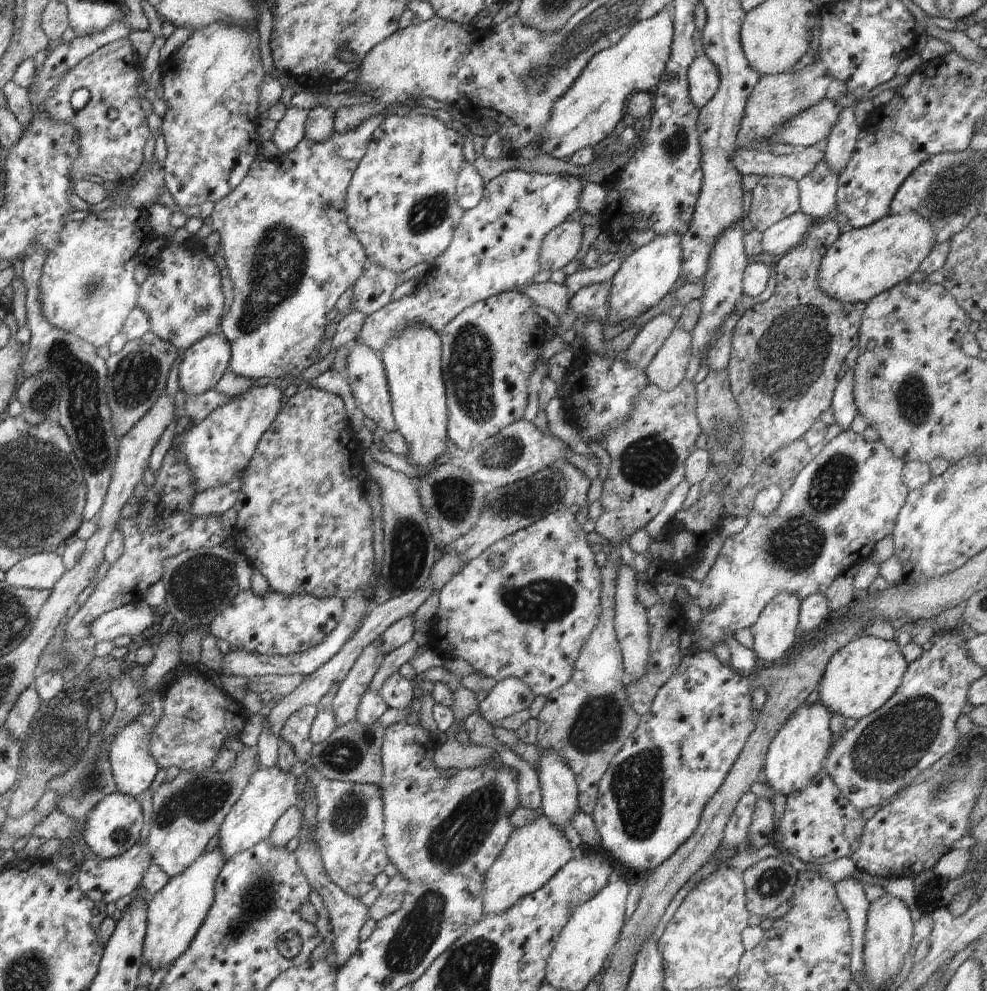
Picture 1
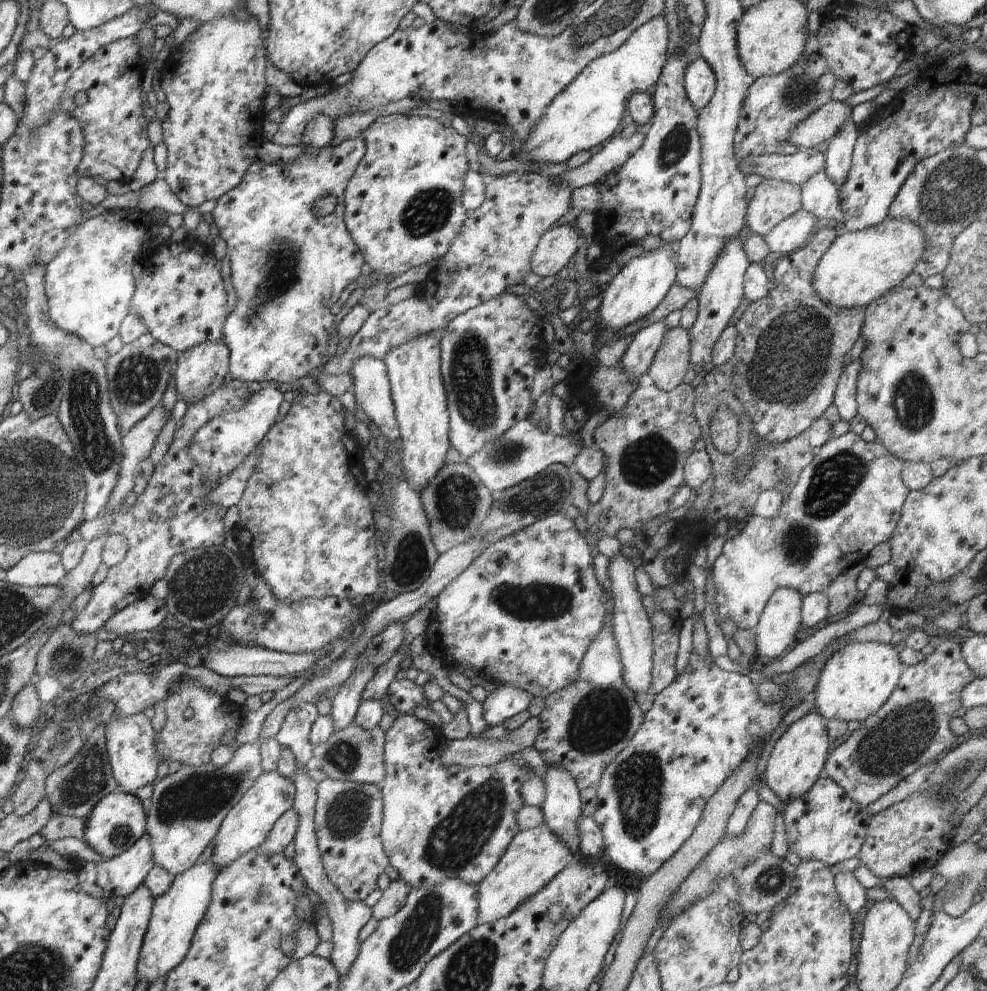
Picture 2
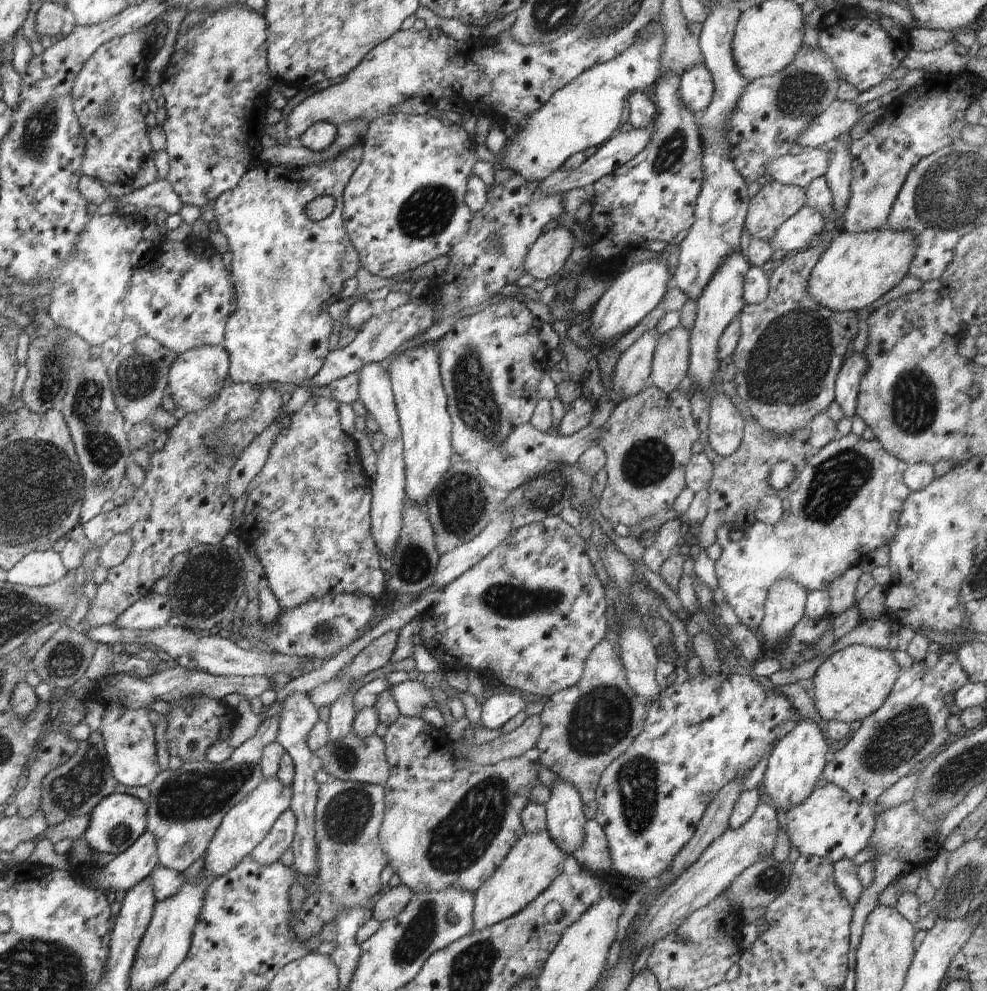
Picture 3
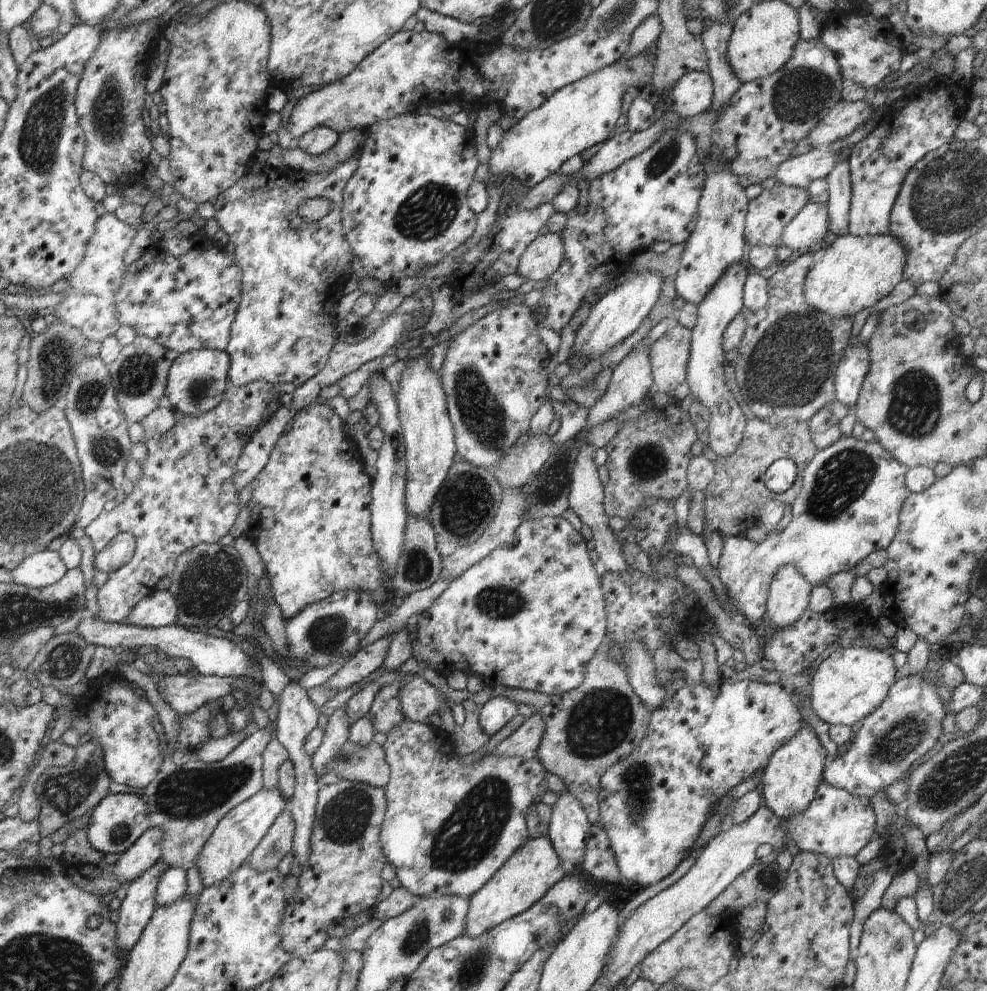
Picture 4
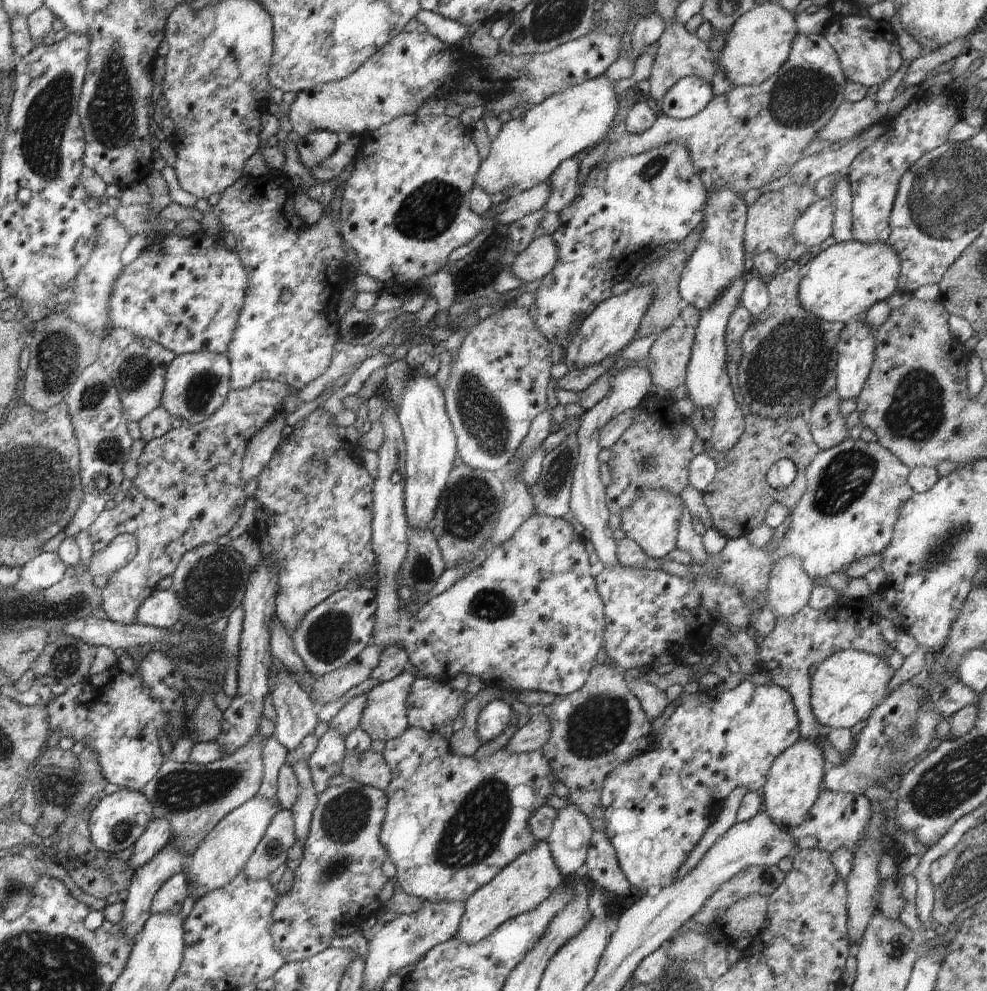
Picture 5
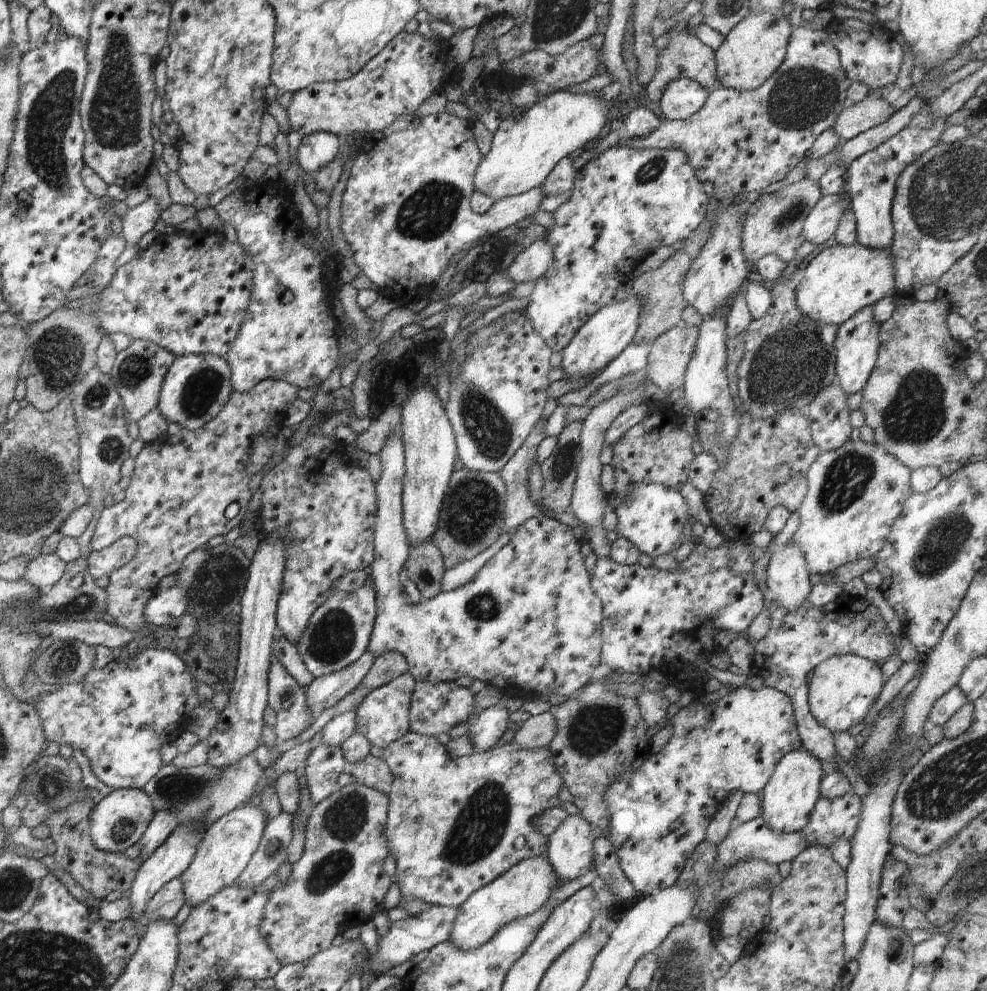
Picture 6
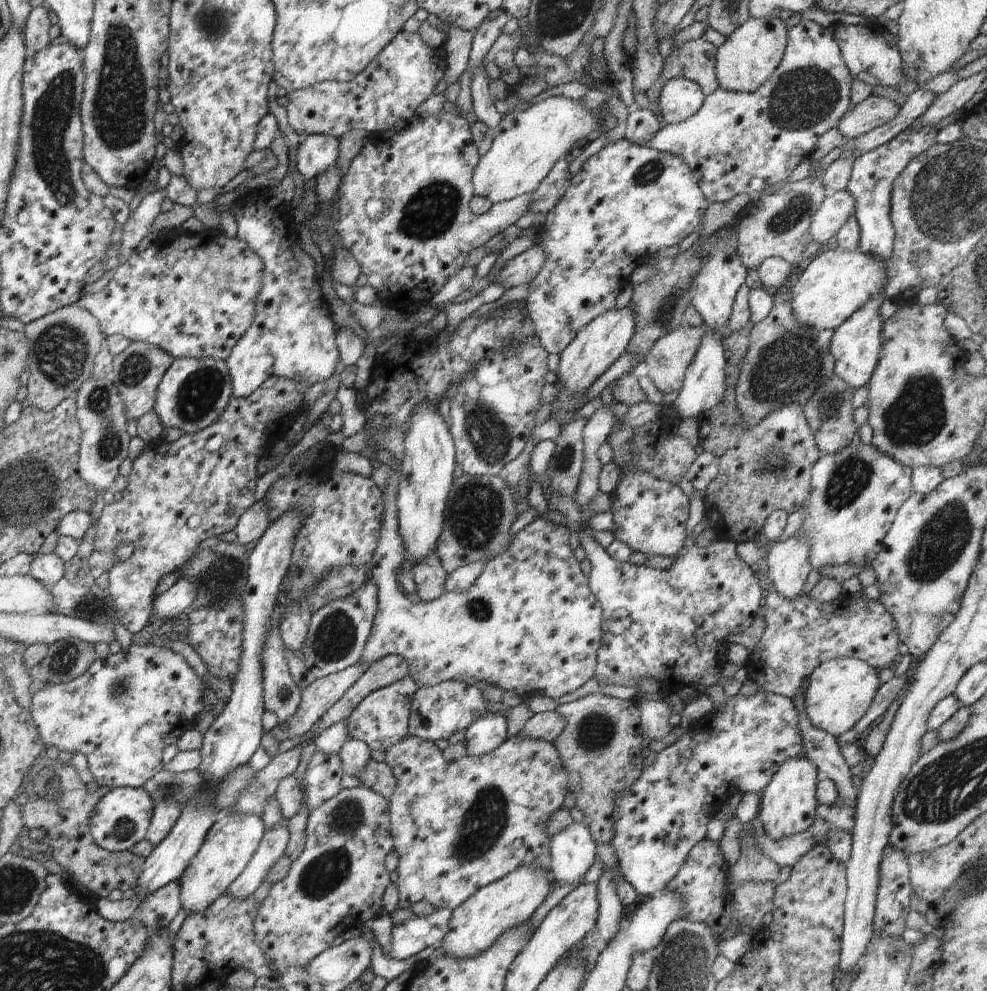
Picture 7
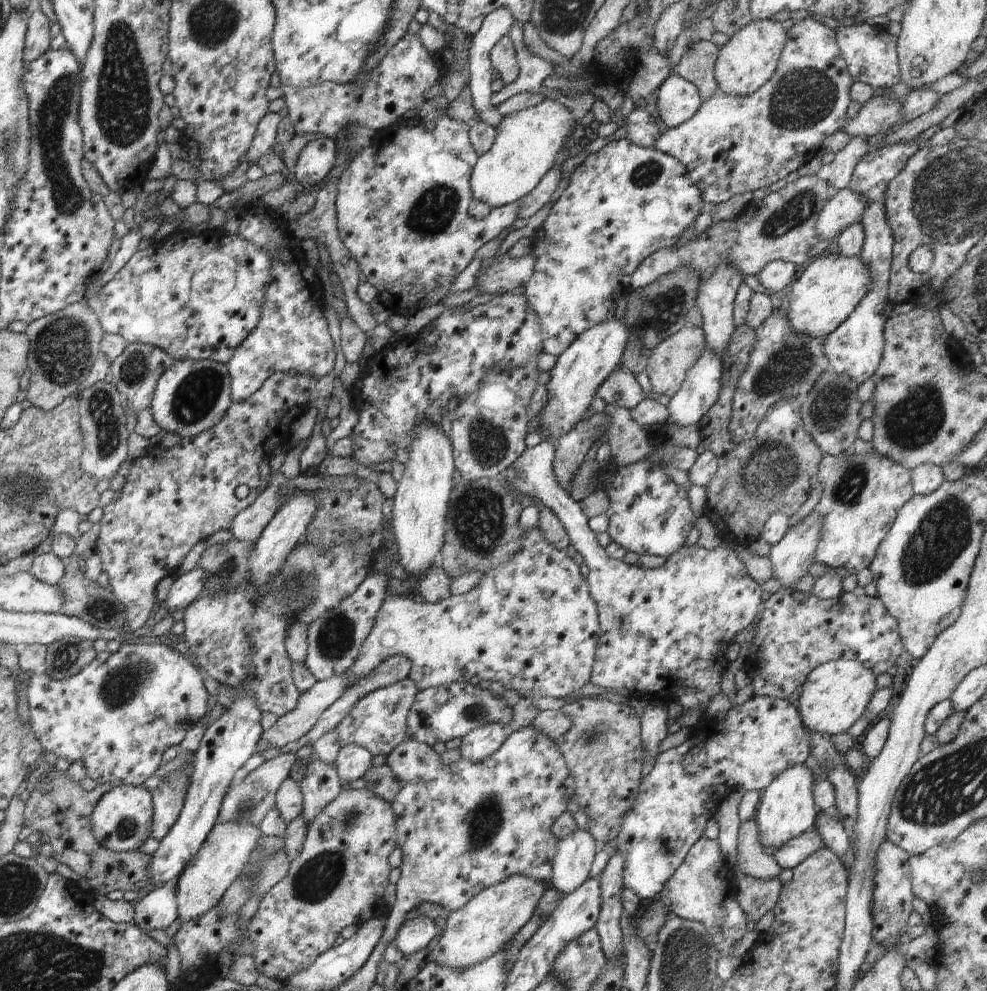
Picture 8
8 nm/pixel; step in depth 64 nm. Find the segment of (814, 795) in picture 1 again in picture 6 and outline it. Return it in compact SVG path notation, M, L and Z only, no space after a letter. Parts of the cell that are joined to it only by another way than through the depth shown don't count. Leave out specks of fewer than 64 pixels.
M847 793L840 798L819 798L801 834L808 847L830 847L838 838L852 840L862 816L862 798Z

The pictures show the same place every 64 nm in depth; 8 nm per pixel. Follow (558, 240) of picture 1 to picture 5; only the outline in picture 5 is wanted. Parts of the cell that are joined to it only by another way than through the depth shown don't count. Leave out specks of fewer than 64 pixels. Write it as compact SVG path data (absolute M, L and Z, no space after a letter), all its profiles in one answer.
M552 235L536 237L522 250L513 264L508 268L521 282L527 283L540 280L552 272L558 262L558 246Z

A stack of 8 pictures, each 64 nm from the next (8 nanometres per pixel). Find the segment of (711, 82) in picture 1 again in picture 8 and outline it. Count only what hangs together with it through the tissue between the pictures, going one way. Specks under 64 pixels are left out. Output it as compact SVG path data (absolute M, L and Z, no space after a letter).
M670 74L666 77L656 93L659 116L668 128L684 124L701 107L696 86L678 75Z

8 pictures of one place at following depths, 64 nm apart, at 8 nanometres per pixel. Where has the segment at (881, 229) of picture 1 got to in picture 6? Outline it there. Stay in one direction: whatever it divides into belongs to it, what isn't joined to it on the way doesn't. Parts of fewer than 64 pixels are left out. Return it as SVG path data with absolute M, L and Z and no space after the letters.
M858 243L852 246L836 245L822 250L804 269L804 277L795 287L796 308L814 322L826 326L840 326L859 310L873 306L881 298L890 295L892 288L894 288L894 262L889 250L874 250Z

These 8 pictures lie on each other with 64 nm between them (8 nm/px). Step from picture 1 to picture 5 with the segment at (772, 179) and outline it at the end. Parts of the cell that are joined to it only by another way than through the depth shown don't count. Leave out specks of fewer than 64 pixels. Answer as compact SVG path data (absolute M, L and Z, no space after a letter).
M790 184L779 190L762 193L752 205L747 206L747 221L743 234L744 250L747 257L770 251L776 254L780 262L789 260L790 250L796 245L792 238L794 222L806 212L806 209L818 200L812 186Z

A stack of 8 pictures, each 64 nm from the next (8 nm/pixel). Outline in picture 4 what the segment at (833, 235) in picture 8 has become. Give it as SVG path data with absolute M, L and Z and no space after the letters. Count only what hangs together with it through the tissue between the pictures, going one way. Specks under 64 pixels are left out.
M809 202L786 224L782 230L782 242L798 253L808 252L808 248L822 242L829 233L827 204Z

